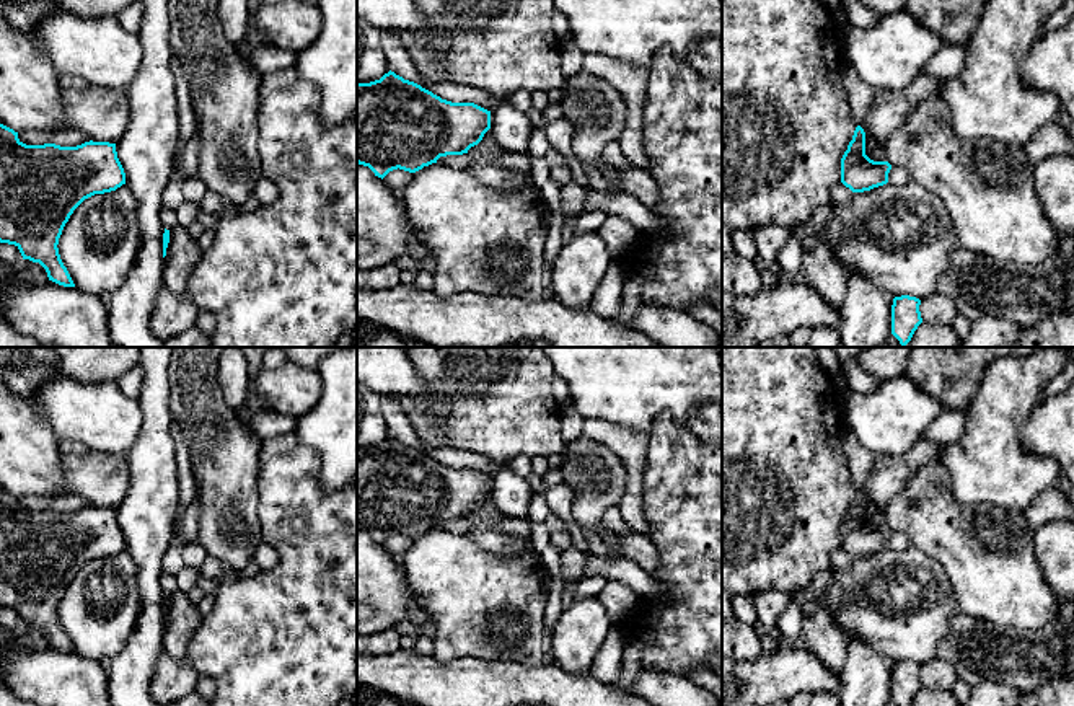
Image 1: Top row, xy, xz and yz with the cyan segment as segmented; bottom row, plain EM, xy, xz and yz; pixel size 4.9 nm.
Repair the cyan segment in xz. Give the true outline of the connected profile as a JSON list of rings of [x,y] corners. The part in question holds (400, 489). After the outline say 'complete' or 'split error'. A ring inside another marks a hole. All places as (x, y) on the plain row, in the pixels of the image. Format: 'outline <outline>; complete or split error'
outline [[[391,435],[380,445],[357,448],[357,528],[381,545],[398,533],[416,538],[440,522],[468,518],[489,494],[491,476],[442,465]]]; complete

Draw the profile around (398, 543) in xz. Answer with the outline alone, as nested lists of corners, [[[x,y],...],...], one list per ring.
[[[393,535],[390,536],[383,546],[391,553],[391,554],[404,554],[412,545],[412,538],[404,536],[404,535]]]

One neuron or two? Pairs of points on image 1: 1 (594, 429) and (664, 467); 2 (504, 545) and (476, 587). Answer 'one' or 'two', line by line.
1: two
2: two

